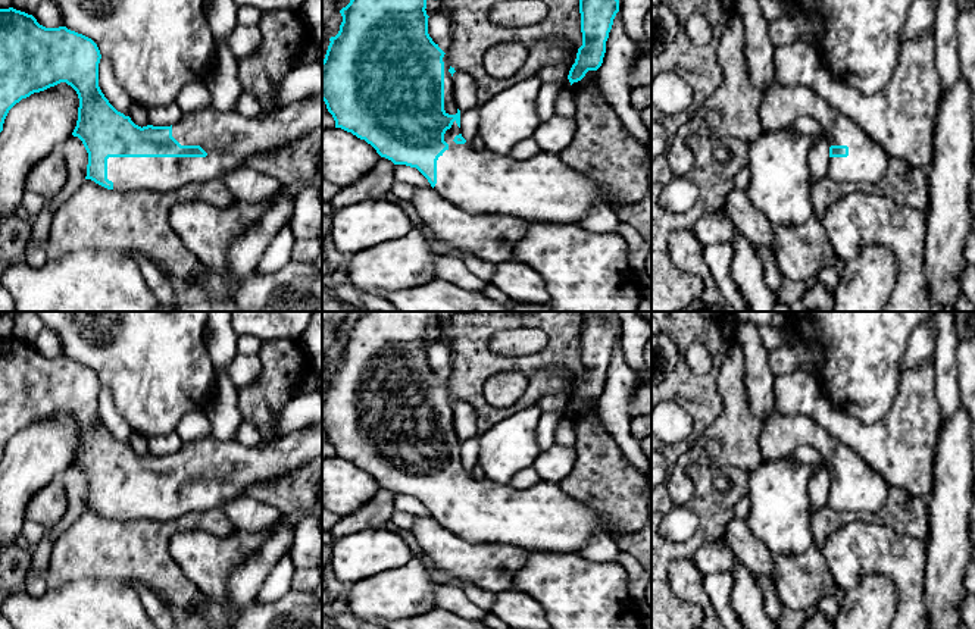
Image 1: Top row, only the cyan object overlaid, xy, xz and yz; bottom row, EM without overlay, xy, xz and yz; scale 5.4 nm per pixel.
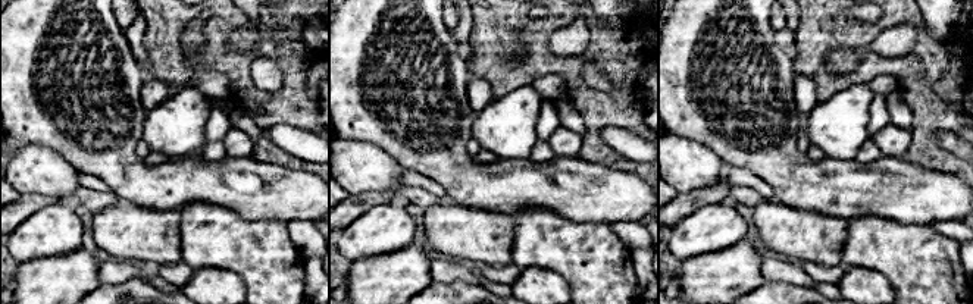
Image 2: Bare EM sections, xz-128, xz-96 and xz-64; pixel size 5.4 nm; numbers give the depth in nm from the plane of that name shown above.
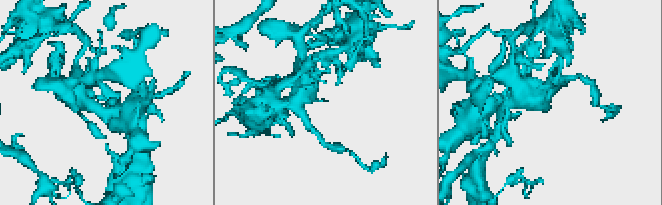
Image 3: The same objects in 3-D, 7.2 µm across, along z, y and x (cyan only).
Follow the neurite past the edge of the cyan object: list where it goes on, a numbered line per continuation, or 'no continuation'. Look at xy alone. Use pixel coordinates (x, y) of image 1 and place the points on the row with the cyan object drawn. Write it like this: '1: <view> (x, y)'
1: xy (228, 138)

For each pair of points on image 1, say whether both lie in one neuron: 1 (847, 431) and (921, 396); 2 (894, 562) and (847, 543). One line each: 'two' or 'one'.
1: one
2: one

